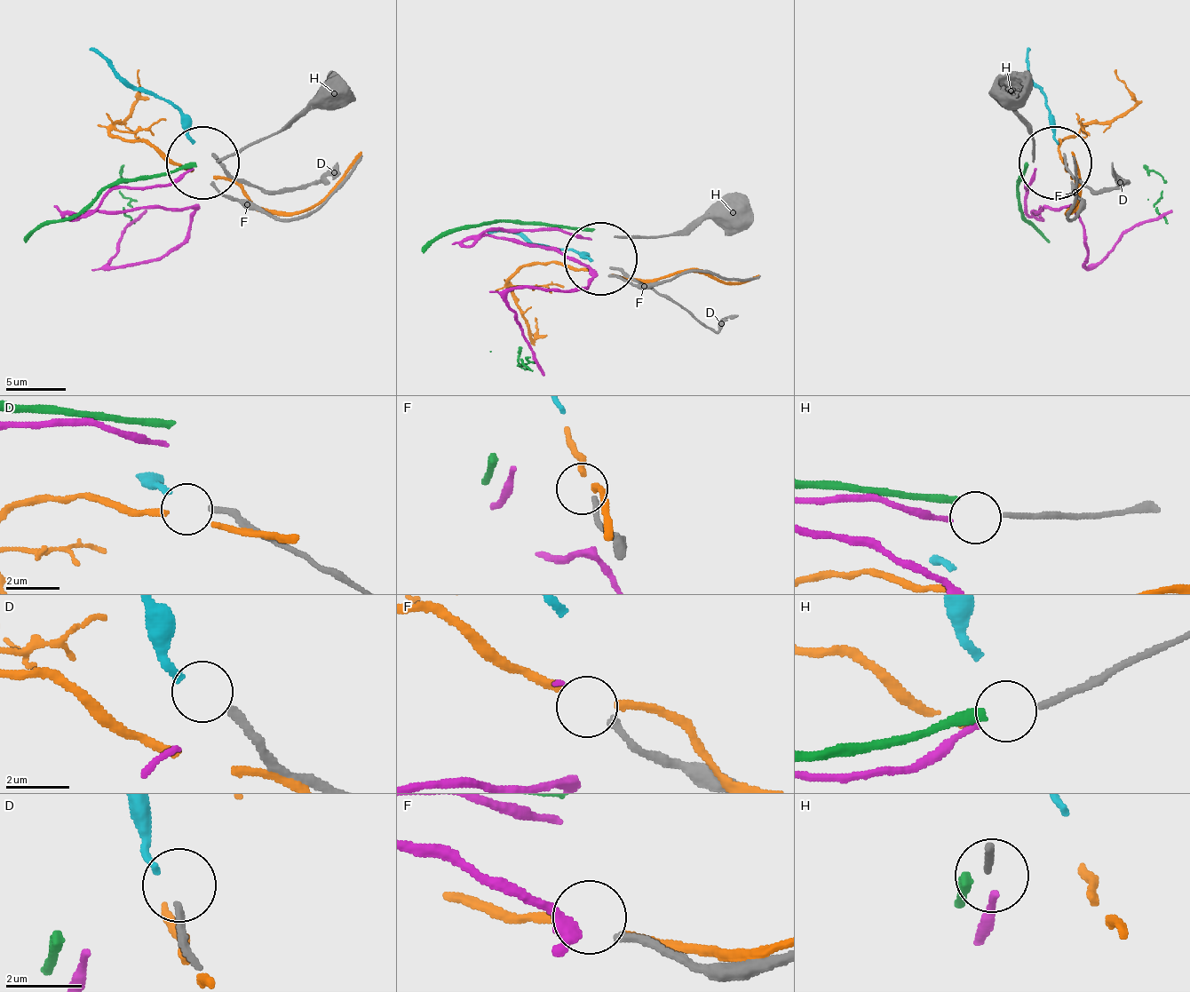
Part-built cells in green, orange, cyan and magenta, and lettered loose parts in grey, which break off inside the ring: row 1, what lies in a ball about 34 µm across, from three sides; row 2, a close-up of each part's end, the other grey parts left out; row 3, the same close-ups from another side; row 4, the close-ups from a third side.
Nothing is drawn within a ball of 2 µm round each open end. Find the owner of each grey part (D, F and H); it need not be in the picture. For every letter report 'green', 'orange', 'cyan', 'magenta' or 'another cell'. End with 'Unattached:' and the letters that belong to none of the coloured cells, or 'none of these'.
D: cyan
F: another cell
H: another cell
Unattached: F, H

